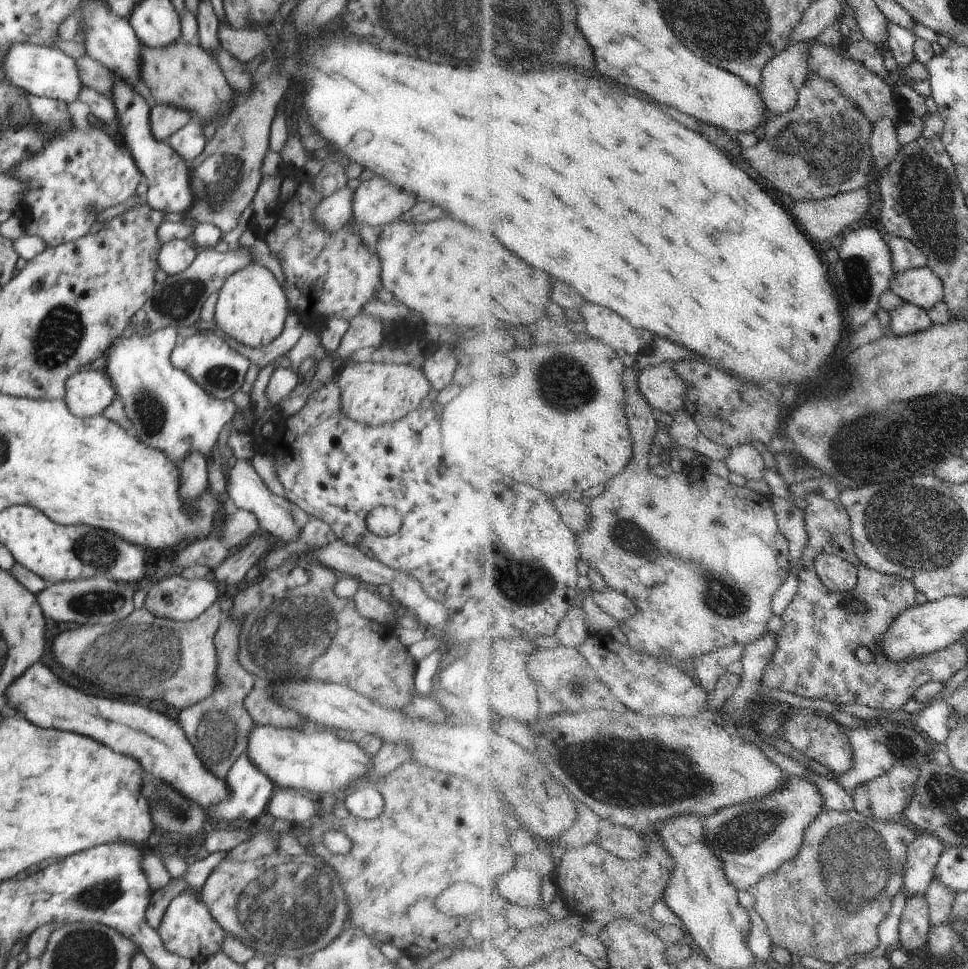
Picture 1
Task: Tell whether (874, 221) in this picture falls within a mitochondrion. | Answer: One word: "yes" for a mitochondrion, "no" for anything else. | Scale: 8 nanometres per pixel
no

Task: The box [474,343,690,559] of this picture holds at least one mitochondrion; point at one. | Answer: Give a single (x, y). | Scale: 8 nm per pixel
(566, 390)

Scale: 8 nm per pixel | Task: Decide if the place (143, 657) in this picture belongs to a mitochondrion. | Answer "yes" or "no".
yes

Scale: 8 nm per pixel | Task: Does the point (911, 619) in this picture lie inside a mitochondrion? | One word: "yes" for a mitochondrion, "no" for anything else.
no

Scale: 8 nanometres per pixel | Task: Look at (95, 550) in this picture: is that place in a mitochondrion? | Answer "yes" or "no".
yes

